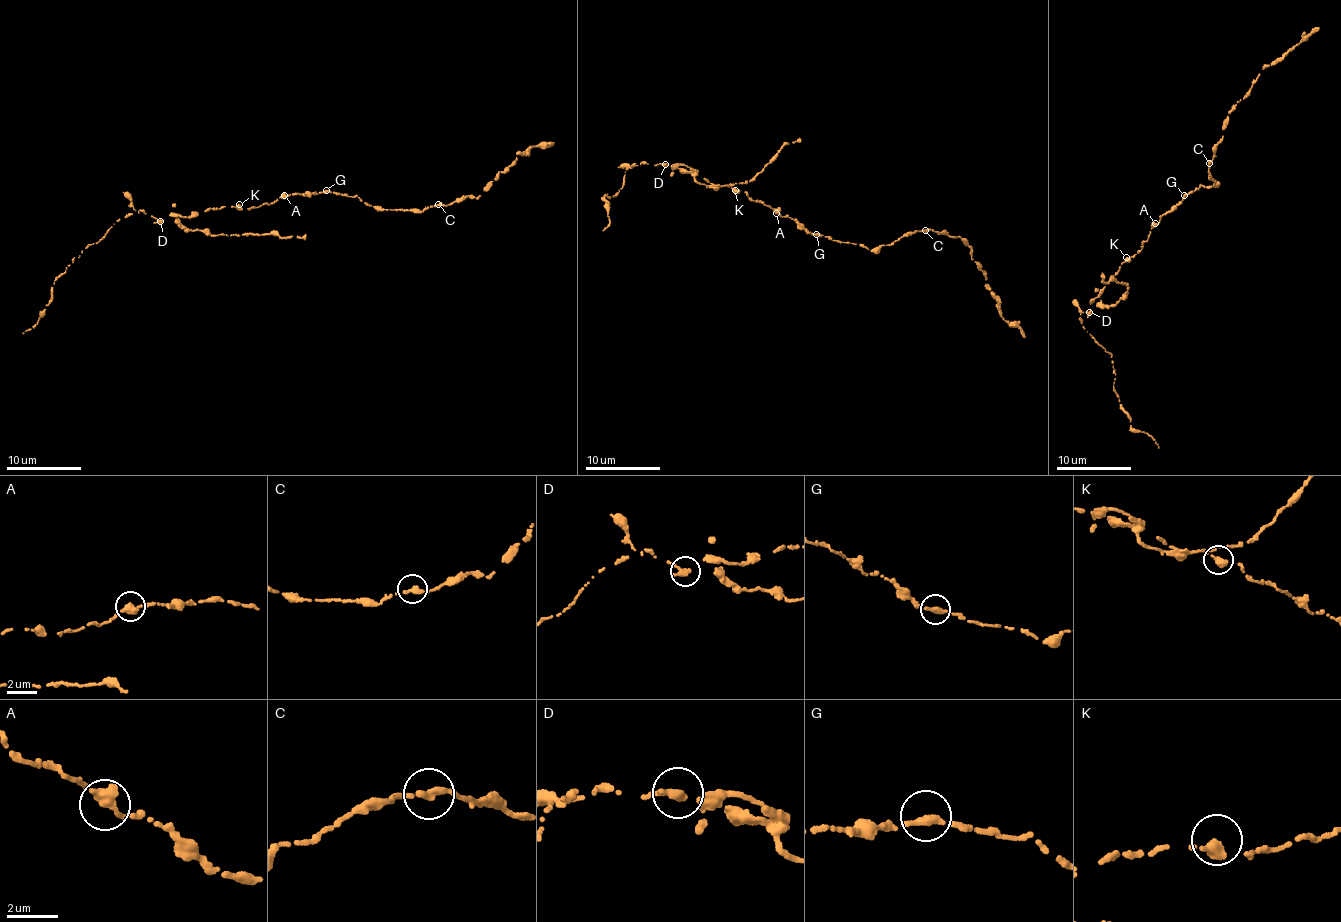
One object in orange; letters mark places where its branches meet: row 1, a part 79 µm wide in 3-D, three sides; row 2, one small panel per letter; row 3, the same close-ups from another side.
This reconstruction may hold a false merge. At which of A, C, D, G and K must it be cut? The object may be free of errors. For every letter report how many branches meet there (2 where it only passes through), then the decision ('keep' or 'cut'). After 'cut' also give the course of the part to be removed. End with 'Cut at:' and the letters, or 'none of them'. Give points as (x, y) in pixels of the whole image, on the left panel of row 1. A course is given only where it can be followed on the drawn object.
A: 2 | keep
C: 2 | keep
D: 2 | cut | (161, 221), (140, 210), (119, 218), (101, 239), (74, 257), (55, 282), (51, 301), (36, 325), (23, 334)
G: 2 | keep
K: 2 | keep
Cut at: D

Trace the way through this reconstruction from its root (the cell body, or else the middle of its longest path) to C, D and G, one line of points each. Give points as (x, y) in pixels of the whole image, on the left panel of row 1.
C: (284, 196), (331, 191), (348, 197), (357, 195), (368, 204), (384, 209), (422, 211), (438, 204)
D: (284, 196), (256, 207), (222, 206), (195, 211), (188, 217), (172, 215), (161, 221)
G: (284, 196), (317, 194), (326, 190)

